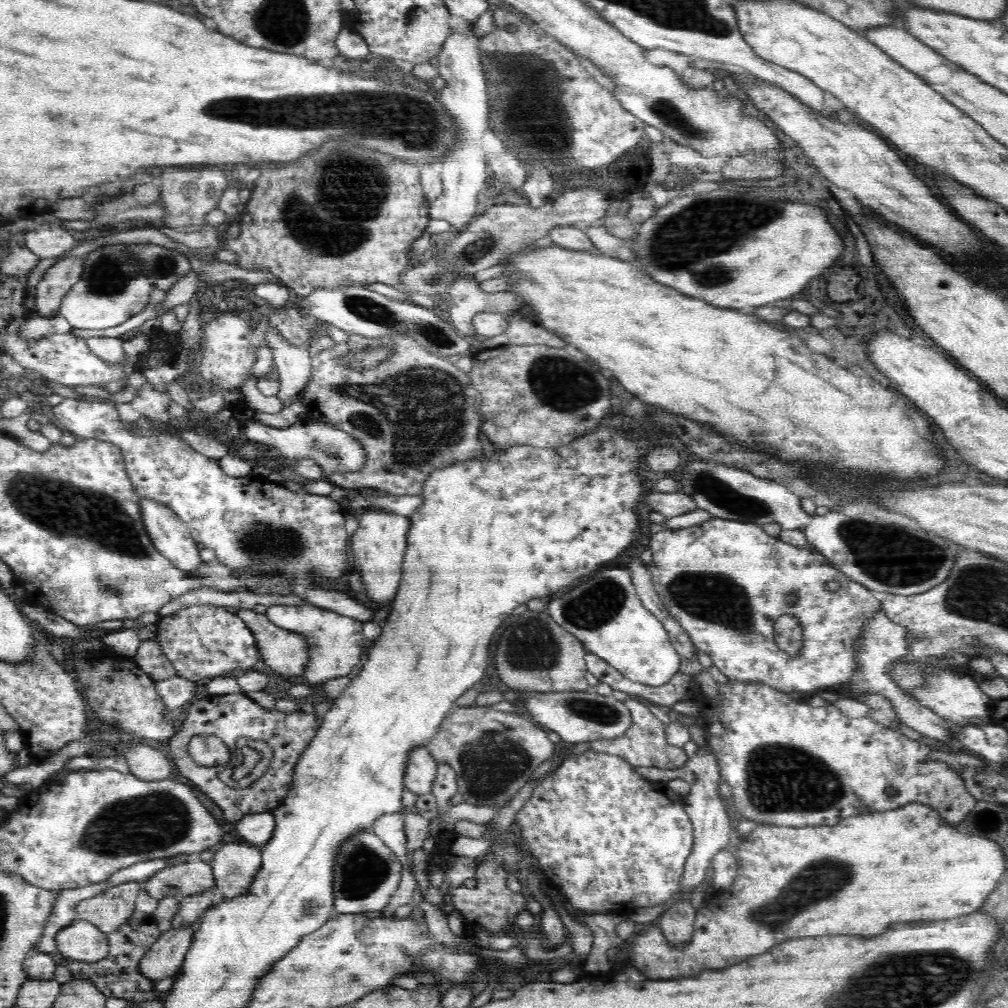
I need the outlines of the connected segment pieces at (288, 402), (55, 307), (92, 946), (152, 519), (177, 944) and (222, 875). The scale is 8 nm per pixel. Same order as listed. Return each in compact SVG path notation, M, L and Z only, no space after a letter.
M275 328L268 330L266 336L266 343L273 353L273 362L276 372L278 372L278 382L280 383L280 393L277 398L282 402L282 407L288 408L294 404L294 400L298 398L298 392L304 389L304 386L309 382L310 375L312 375L312 360L310 360L310 353L306 348L298 348L290 344L279 336L279 332Z
M66 257L52 265L37 285L35 314L44 318L54 318L59 314L62 298L70 292L71 286L79 281L82 271L83 257Z
M74 921L57 932L56 949L73 961L96 962L108 956L109 936L87 921Z
M142 497L139 503L142 523L152 544L174 567L196 576L202 559L198 554L197 542L186 525L176 518L172 510L156 501Z
M192 927L179 928L179 930L170 928L158 938L146 954L143 954L138 963L139 973L156 982L167 976L176 975L184 964L193 936Z
M240 842L220 847L215 845L210 852L213 855L210 864L216 880L216 889L224 898L244 896L262 866L260 848Z

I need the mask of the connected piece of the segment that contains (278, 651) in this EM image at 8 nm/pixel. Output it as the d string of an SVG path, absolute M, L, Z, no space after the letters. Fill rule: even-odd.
M239 608L237 615L254 633L255 644L259 654L264 656L265 664L284 676L302 674L303 667L311 656L302 636L278 628L265 614L253 609Z

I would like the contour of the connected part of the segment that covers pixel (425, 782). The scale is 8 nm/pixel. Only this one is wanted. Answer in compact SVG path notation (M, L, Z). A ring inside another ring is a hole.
M416 746L406 762L406 774L404 784L410 792L417 794L428 794L432 792L432 784L438 774L438 763L432 758L429 750L422 746Z

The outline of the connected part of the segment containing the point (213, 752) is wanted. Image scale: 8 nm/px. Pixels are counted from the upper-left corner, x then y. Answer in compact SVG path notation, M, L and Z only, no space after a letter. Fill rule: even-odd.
M198 734L192 738L187 750L196 763L208 766L225 766L233 753L221 738L211 734Z

